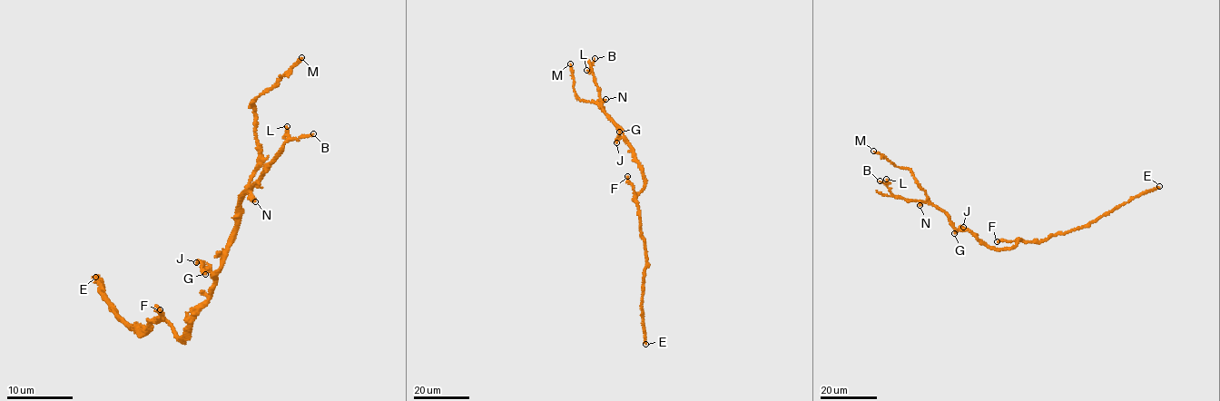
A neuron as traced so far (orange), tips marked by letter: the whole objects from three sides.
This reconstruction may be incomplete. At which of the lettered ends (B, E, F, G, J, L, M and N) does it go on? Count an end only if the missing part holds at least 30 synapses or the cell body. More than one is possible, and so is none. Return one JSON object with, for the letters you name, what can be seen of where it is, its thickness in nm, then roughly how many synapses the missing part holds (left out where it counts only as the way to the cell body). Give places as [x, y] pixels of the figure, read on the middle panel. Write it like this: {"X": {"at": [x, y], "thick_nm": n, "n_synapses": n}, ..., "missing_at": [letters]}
{"missing_at": []}

